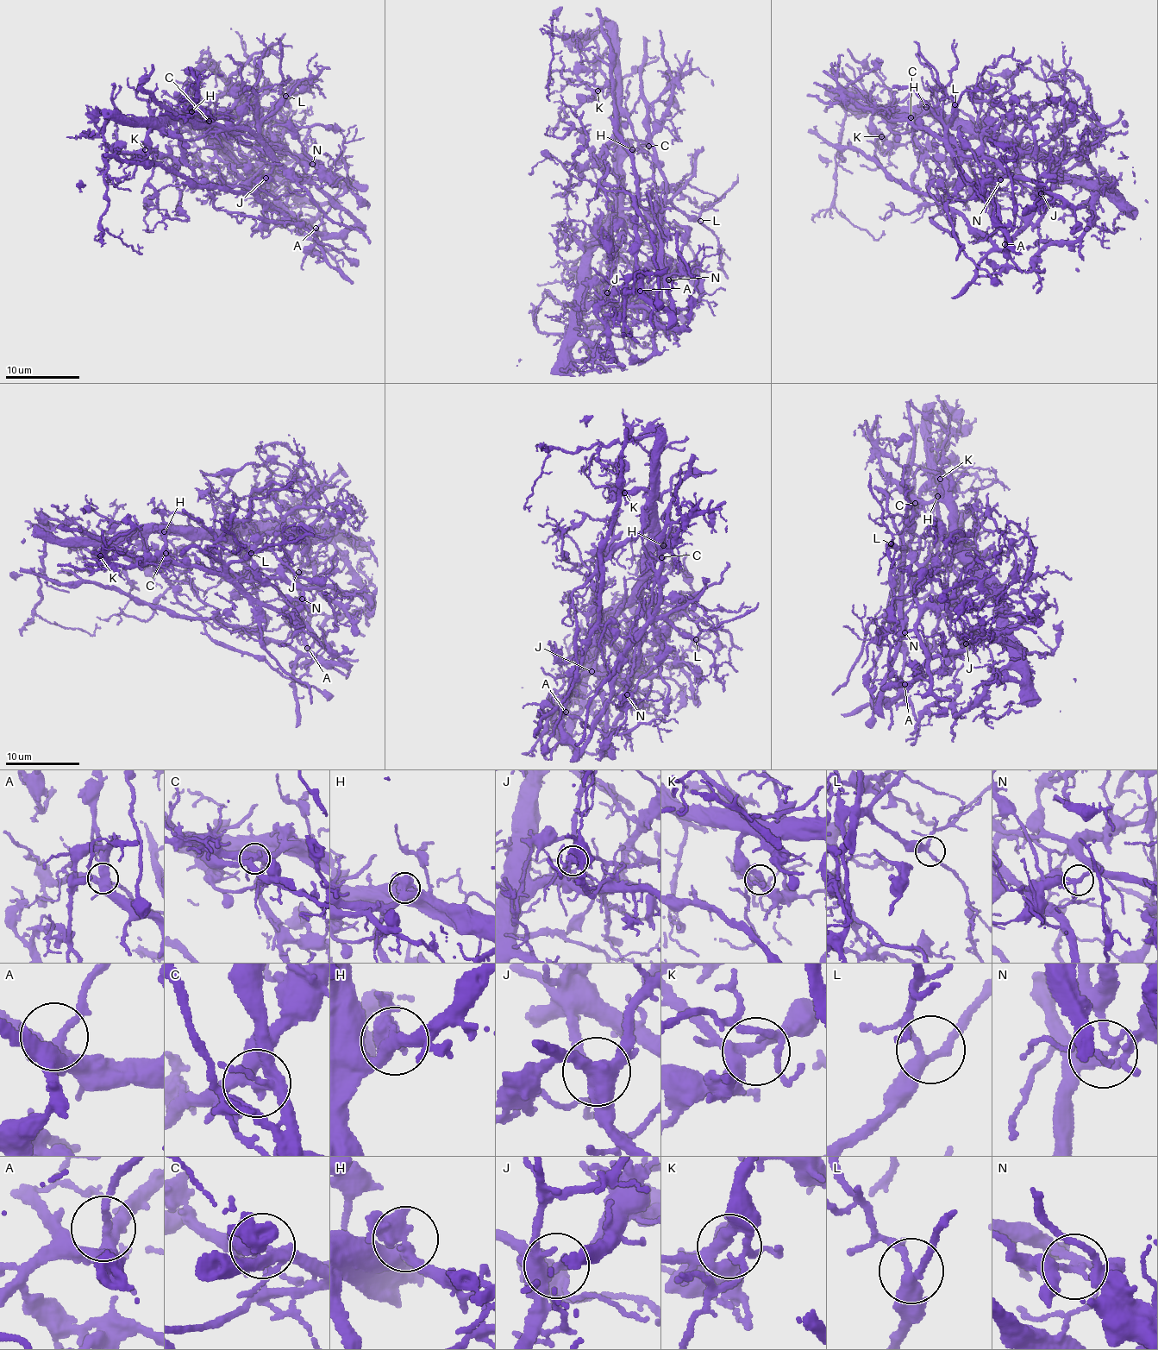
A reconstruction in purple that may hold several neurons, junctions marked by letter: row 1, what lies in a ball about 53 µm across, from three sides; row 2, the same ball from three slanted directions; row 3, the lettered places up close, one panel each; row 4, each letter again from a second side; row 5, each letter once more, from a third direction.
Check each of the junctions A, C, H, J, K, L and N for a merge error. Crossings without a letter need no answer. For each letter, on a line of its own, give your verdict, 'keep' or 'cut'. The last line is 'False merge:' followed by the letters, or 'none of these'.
A: keep
C: cut
H: keep
J: keep
K: keep
L: keep
N: cut
False merge: C, N

